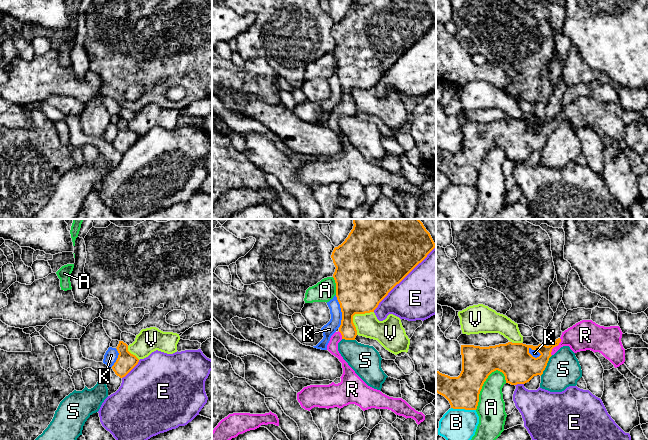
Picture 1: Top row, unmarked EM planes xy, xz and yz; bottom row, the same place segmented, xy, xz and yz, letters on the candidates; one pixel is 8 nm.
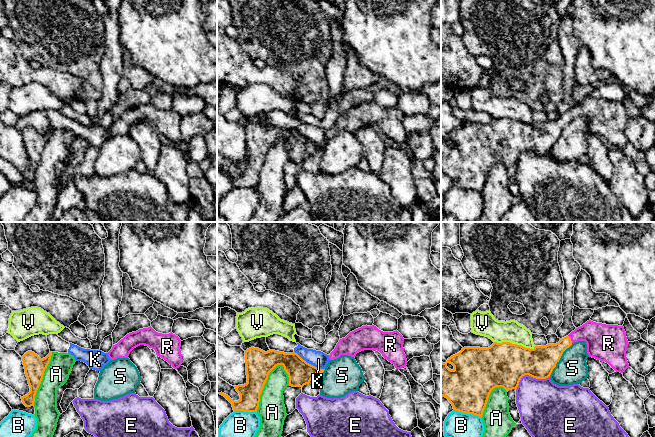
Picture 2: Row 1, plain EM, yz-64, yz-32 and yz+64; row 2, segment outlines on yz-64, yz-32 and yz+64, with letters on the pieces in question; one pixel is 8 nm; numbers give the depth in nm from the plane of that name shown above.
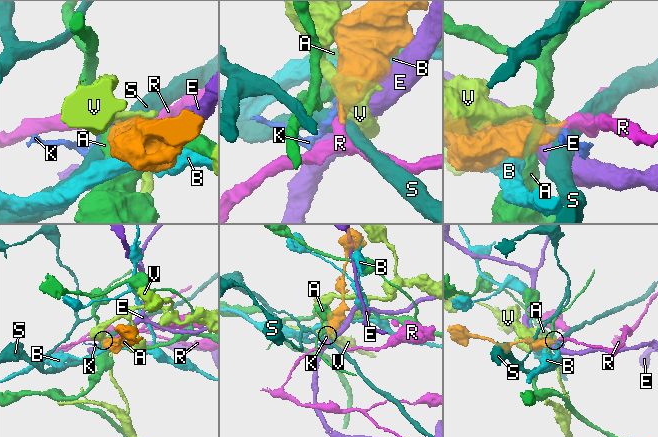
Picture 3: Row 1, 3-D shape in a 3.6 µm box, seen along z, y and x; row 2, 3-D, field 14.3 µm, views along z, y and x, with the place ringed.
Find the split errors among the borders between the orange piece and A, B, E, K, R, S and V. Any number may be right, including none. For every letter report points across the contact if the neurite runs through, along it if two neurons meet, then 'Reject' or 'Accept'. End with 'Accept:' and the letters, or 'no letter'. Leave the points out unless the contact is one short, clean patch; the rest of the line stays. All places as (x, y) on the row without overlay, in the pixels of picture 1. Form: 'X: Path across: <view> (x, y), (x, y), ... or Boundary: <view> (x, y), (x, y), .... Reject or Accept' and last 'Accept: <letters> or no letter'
A: Reject
B: Reject
E: Reject
K: Boundary: xz (335, 71), (341, 88), (341, 100), (339, 103). Reject
R: Path across: yz (531, 142), (535, 142), (555, 122), (569, 113), (584, 111). Accept
S: Boundary: yz (552, 131), (540, 151). Reject
V: Reject
Accept: R

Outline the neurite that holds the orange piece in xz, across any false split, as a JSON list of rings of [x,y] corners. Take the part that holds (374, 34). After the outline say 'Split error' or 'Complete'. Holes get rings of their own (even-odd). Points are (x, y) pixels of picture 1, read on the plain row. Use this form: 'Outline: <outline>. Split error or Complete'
Outline: [[[354,0],[345,17],[334,24],[331,31],[336,43],[333,54],[336,59],[336,73],[340,80],[342,96],[339,107],[331,112],[327,126],[342,139],[343,150],[340,153],[341,158],[338,160],[332,158],[329,161],[310,161],[304,163],[297,169],[297,176],[302,184],[308,187],[314,183],[327,185],[338,183],[341,185],[349,180],[355,180],[363,187],[371,184],[391,186],[396,191],[403,192],[406,195],[414,195],[418,201],[425,196],[425,191],[422,188],[416,187],[402,174],[389,173],[380,166],[368,162],[343,135],[338,127],[338,119],[342,115],[355,116],[357,106],[353,99],[353,92],[355,90],[374,88],[388,69],[421,39],[435,23],[436,20],[423,0]]]. Split error

